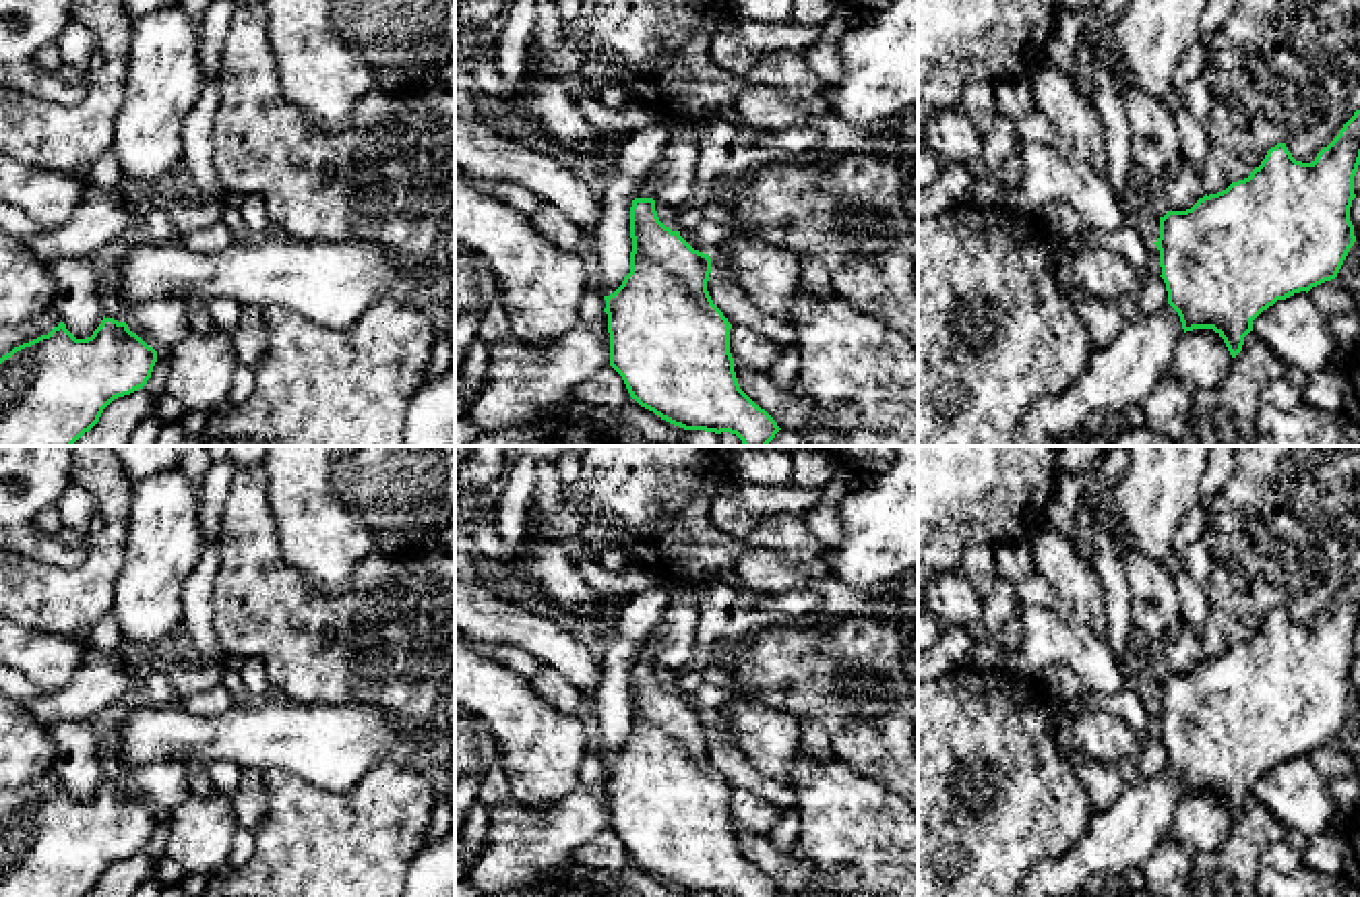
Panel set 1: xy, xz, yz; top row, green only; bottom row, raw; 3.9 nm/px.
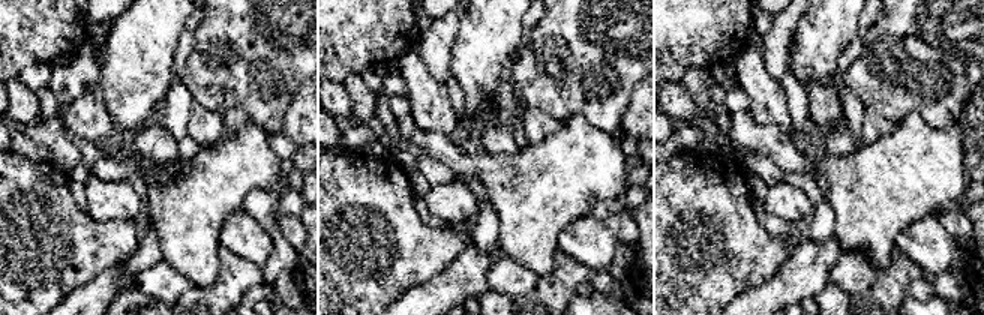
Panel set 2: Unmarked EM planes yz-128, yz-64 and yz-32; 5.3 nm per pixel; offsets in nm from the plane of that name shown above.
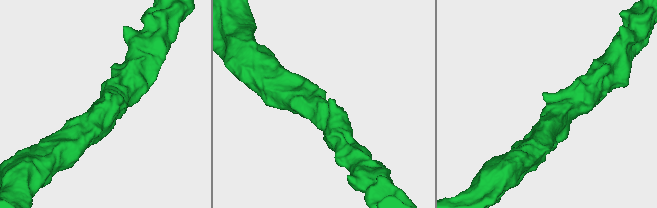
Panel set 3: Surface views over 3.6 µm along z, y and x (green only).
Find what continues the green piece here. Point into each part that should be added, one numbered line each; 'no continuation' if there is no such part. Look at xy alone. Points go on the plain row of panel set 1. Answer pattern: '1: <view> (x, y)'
no continuation

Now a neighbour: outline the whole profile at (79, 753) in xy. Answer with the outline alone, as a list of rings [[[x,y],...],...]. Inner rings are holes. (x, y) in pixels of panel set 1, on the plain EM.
[[[70,719],[50,728],[50,734],[56,746],[52,769],[76,802],[91,800],[103,783],[105,754],[93,728],[87,719]]]

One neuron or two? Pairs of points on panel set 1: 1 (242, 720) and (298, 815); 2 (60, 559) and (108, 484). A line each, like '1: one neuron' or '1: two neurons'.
1: two neurons
2: two neurons

